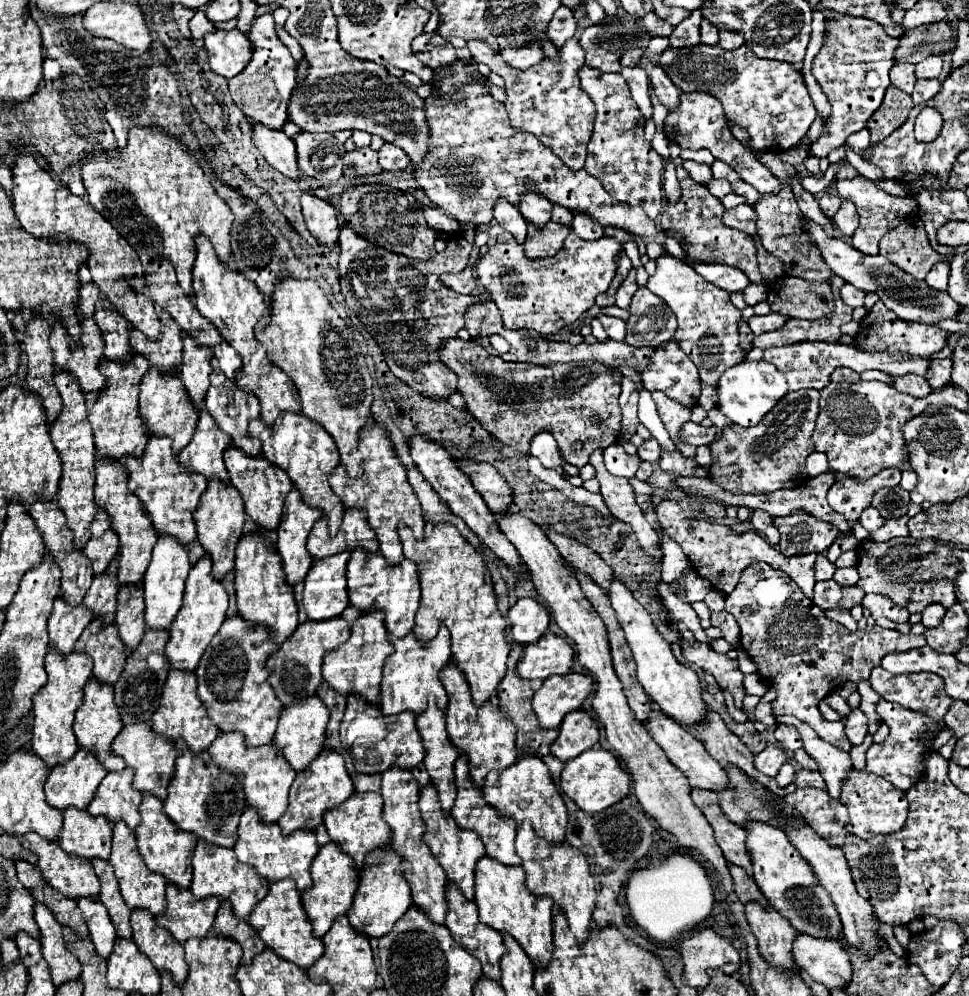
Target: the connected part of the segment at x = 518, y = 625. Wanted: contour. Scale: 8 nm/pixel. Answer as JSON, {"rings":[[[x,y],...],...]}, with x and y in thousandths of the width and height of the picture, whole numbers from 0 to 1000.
{"rings":[[[539,600],[524,612],[524,624],[526,637],[535,647],[551,647],[563,635],[568,616],[557,604]]]}

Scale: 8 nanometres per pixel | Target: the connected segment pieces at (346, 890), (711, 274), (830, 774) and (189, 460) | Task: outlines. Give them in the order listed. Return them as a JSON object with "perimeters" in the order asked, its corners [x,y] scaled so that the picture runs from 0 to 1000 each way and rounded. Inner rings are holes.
{"perimeters":[[[[338,845],[326,857],[320,869],[320,878],[322,878],[322,890],[316,896],[312,896],[312,910],[322,928],[324,940],[332,942],[341,934],[347,920],[355,920],[363,912],[363,904],[369,892],[369,876],[365,873],[363,863],[355,859],[355,855],[351,855],[351,851],[345,845]]],[[[714,263],[716,271],[731,283],[739,285],[741,289],[749,293],[766,293],[774,281],[764,273],[762,269],[747,267],[747,265],[727,265],[727,263]]],[[[800,719],[801,726],[815,727],[824,731],[828,745],[830,745],[830,753],[844,765],[846,769],[846,777],[852,783],[852,793],[859,801],[867,799],[867,785],[873,781],[873,775],[877,775],[879,765],[877,765],[877,757],[869,755],[867,751],[861,751],[857,747],[852,747],[848,741],[842,739],[842,735],[838,735],[830,725],[826,725],[819,719]]],[[[206,412],[202,434],[196,446],[184,456],[184,464],[196,474],[204,474],[215,482],[225,480],[227,484],[235,484],[229,456],[237,444],[237,438],[223,430],[219,418],[213,412]]]]}

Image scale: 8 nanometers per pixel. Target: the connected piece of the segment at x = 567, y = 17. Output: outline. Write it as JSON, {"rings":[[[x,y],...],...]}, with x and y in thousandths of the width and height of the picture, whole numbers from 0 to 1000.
{"rings":[[[578,6],[572,14],[572,18],[568,20],[568,26],[566,26],[568,40],[572,42],[574,48],[580,48],[584,40],[592,38],[592,32],[594,32],[592,12],[586,6]]]}

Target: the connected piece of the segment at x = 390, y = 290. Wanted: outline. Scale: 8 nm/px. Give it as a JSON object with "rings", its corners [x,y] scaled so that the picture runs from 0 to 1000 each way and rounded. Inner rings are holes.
{"rings":[[[359,227],[351,231],[349,267],[351,267],[351,289],[353,297],[357,299],[357,305],[363,311],[365,307],[372,307],[369,319],[374,325],[380,325],[380,331],[384,339],[390,343],[405,376],[438,398],[462,400],[464,394],[471,392],[471,376],[454,363],[450,351],[460,339],[471,337],[473,331],[479,329],[477,317],[481,309],[489,303],[489,297],[471,295],[469,291],[458,287],[454,283],[454,277],[475,273],[481,267],[487,249],[499,247],[502,243],[504,233],[499,231],[491,231],[489,245],[483,243],[479,237],[469,241],[464,239],[456,253],[452,253],[446,261],[436,263],[402,253],[390,259],[390,249],[386,245],[380,245]],[[429,309],[442,321],[442,331],[427,329]],[[442,367],[446,367],[446,380],[440,380],[444,373]]]}

